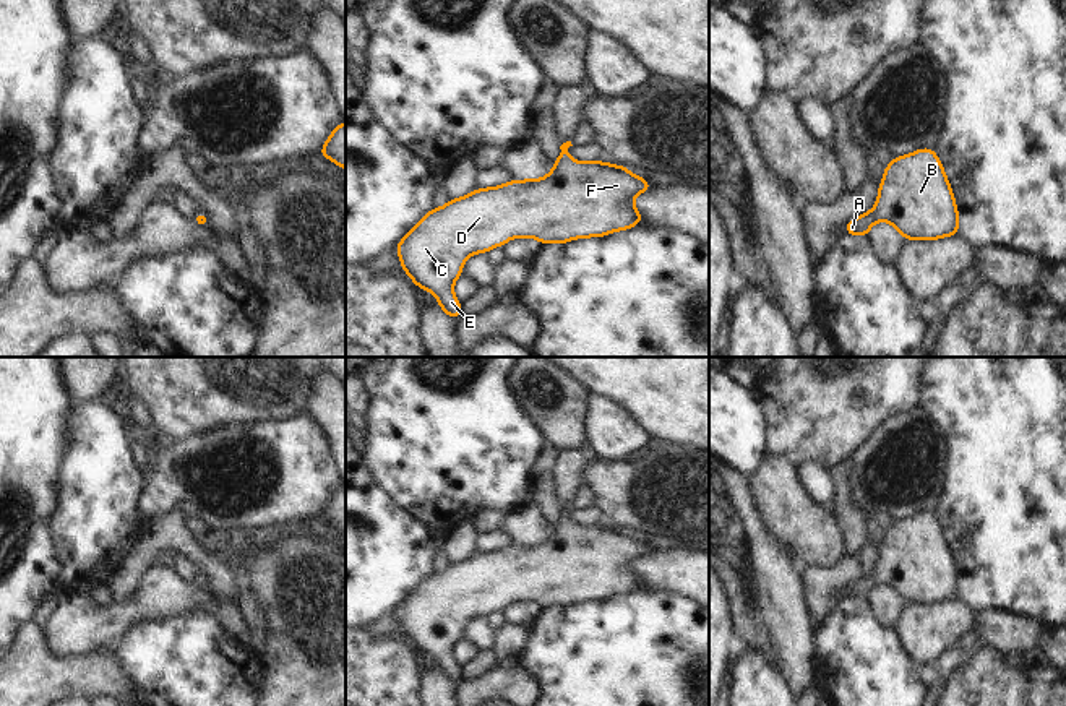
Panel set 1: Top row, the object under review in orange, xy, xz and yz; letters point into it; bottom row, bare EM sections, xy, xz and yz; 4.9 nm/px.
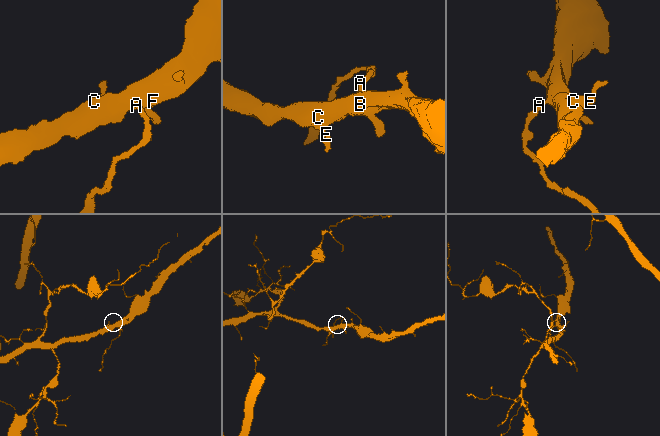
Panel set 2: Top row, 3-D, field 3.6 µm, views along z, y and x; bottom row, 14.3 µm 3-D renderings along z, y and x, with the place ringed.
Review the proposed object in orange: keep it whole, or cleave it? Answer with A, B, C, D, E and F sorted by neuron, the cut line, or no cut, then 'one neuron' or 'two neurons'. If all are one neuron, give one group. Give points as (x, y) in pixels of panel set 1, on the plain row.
groups A B C D E F; cut none; one neuron

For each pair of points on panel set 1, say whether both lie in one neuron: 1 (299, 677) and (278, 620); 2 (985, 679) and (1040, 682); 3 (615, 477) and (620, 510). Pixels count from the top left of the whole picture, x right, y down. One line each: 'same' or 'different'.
1: same
2: same
3: same

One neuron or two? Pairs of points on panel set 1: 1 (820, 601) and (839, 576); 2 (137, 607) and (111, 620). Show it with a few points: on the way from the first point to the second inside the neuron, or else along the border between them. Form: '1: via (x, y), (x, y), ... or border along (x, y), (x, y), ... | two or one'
1: via (821, 594), (833, 583) | one
2: via (130, 609), (117, 617) | one

